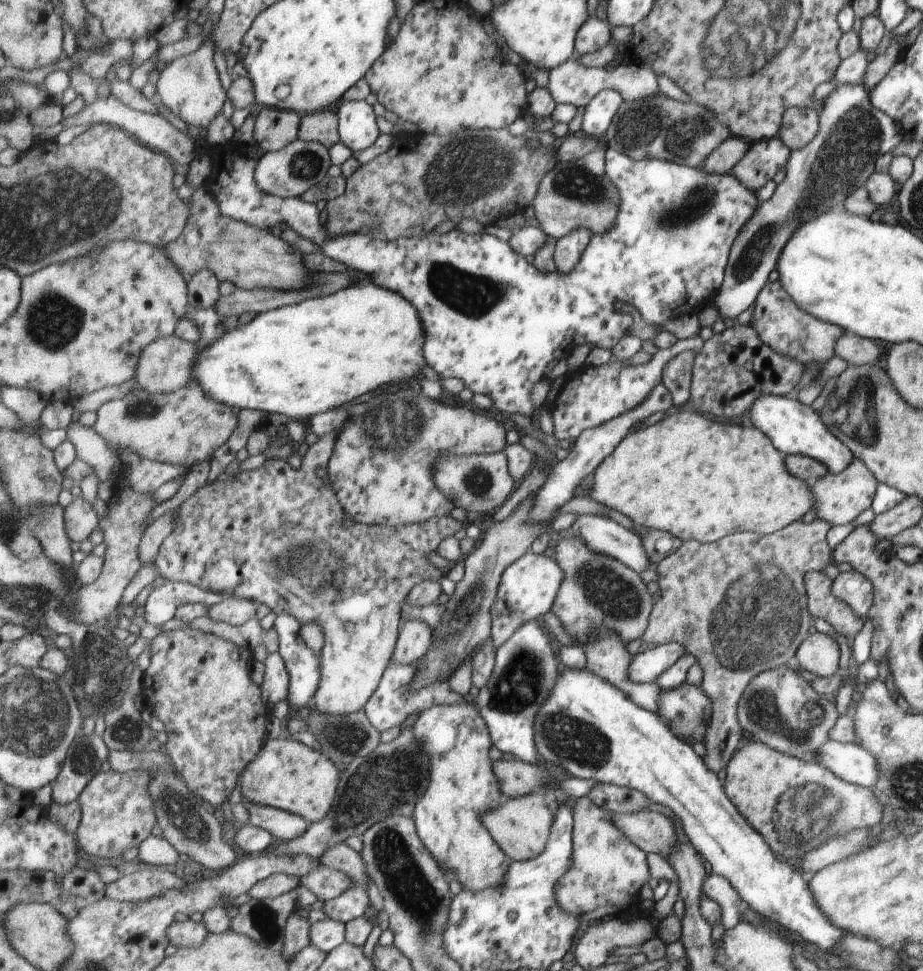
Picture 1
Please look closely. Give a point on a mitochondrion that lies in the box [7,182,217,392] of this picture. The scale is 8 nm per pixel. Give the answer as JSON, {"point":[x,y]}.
{"point":[54,322]}

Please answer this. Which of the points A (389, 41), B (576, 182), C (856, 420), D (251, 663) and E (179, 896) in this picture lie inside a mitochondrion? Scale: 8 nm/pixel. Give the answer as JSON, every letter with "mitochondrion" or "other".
{"A":"other","B":"mitochondrion","C":"mitochondrion","D":"other","E":"other"}

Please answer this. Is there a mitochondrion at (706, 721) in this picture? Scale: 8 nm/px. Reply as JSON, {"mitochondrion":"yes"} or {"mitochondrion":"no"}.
{"mitochondrion":"no"}

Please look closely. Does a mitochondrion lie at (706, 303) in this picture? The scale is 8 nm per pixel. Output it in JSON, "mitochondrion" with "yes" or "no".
{"mitochondrion":"no"}

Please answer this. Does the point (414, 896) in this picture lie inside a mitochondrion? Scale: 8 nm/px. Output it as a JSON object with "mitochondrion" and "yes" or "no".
{"mitochondrion":"yes"}

